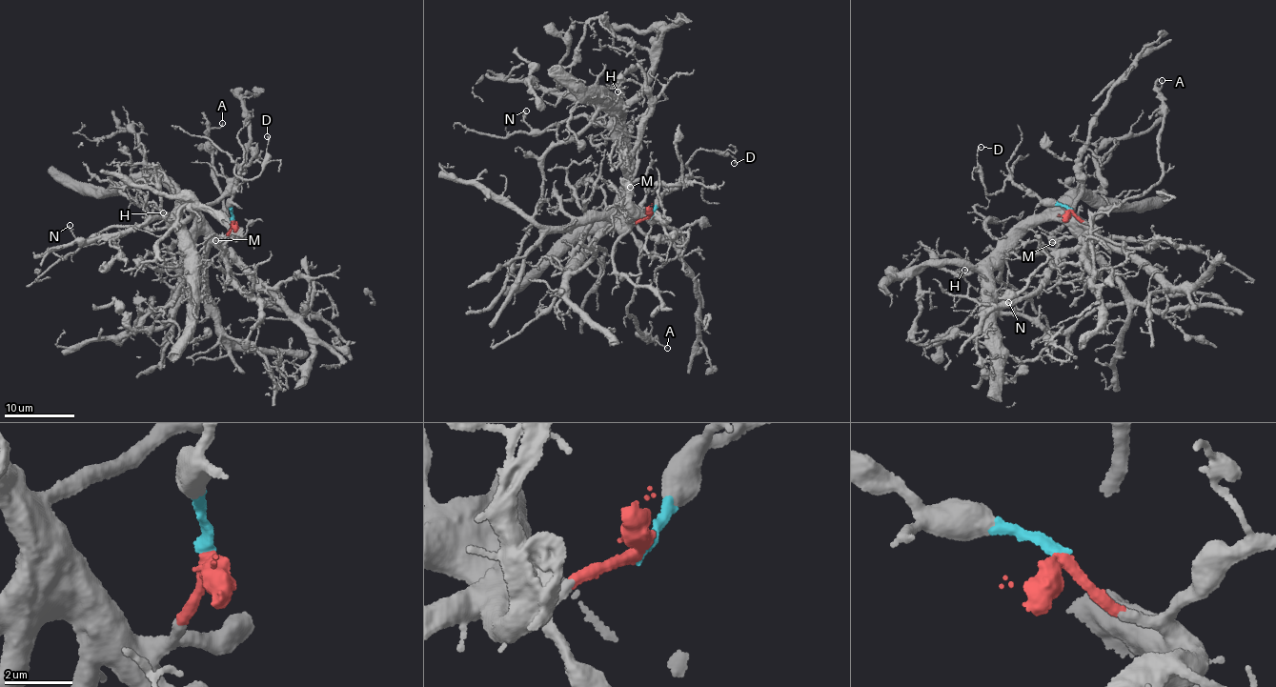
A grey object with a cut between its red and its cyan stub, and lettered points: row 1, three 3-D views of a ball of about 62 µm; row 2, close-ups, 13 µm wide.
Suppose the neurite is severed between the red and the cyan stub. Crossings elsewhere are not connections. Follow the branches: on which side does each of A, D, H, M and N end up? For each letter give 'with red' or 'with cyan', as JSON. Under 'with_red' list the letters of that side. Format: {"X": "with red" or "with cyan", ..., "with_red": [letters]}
{"A": "with red", "D": "with cyan", "H": "with red", "M": "with red", "N": "with red", "with_red": ["A", "H", "M", "N"]}

